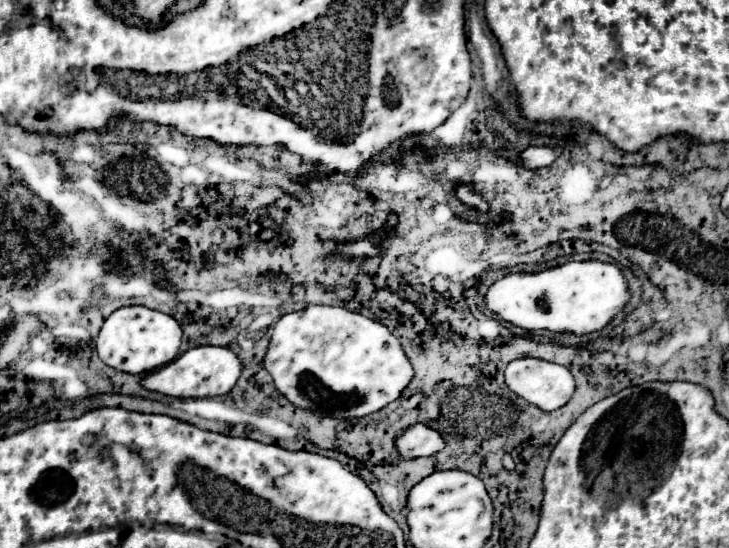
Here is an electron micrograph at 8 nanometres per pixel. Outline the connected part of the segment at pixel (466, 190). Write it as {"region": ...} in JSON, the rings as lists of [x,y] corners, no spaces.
{"region":[[[472,182],[454,184],[454,196],[456,196],[464,206],[476,210],[478,214],[488,214],[488,212],[490,212],[490,202],[474,188]]]}

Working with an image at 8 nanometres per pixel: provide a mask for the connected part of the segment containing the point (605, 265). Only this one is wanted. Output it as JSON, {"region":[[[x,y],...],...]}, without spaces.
{"region":[[[570,260],[542,272],[516,272],[496,280],[486,296],[486,308],[502,320],[526,330],[570,332],[576,336],[600,332],[632,298],[624,272],[612,262]]]}

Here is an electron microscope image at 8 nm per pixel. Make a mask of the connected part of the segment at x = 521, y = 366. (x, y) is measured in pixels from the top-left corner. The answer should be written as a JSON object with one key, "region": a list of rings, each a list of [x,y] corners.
{"region":[[[520,358],[508,364],[506,368],[506,384],[508,388],[522,396],[524,400],[528,400],[530,404],[542,408],[542,410],[552,410],[552,406],[564,406],[570,400],[573,394],[573,387],[575,387],[574,378],[566,368],[560,364],[552,364],[540,358]]]}

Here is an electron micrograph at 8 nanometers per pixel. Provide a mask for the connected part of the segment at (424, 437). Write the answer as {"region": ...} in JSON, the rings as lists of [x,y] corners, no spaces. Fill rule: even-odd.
{"region":[[[415,424],[396,438],[396,448],[402,458],[432,456],[444,448],[442,436],[424,424]]]}

